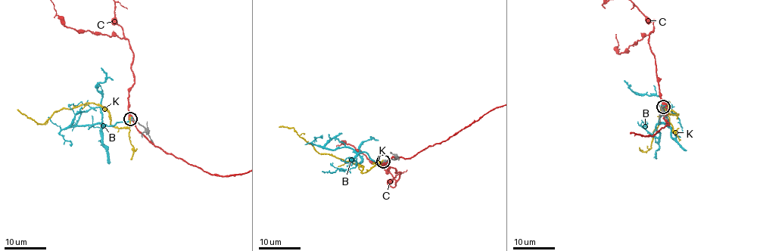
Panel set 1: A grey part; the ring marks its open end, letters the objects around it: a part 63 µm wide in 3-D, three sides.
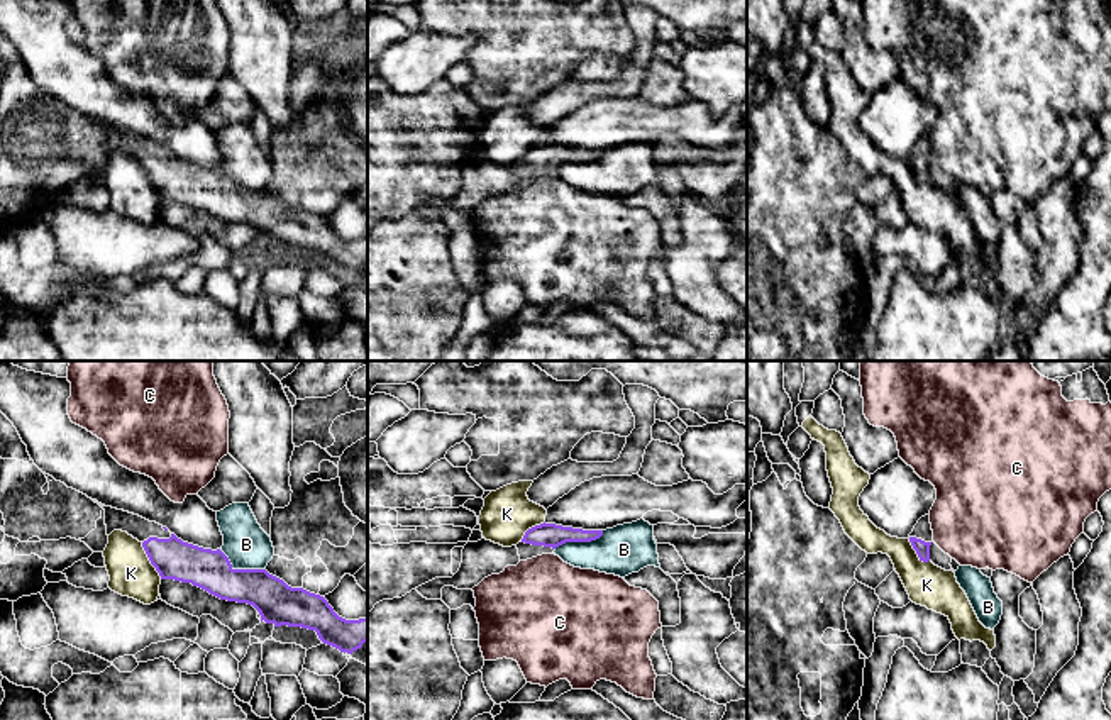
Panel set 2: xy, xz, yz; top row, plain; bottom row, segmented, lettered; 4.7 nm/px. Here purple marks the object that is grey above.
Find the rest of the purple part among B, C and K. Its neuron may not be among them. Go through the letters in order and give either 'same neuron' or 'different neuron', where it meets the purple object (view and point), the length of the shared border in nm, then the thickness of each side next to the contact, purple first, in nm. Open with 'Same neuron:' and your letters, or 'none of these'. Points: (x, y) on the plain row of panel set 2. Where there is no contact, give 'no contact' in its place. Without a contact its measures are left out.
Same neuron: none of these
B: different neuron; contact xz (580, 161); length 260 nm; calibres 110 and 240 nm
C: different neuron; no contact
K: different neuron; contact xy (149, 180); length 200 nm; calibres 190 and 220 nm

